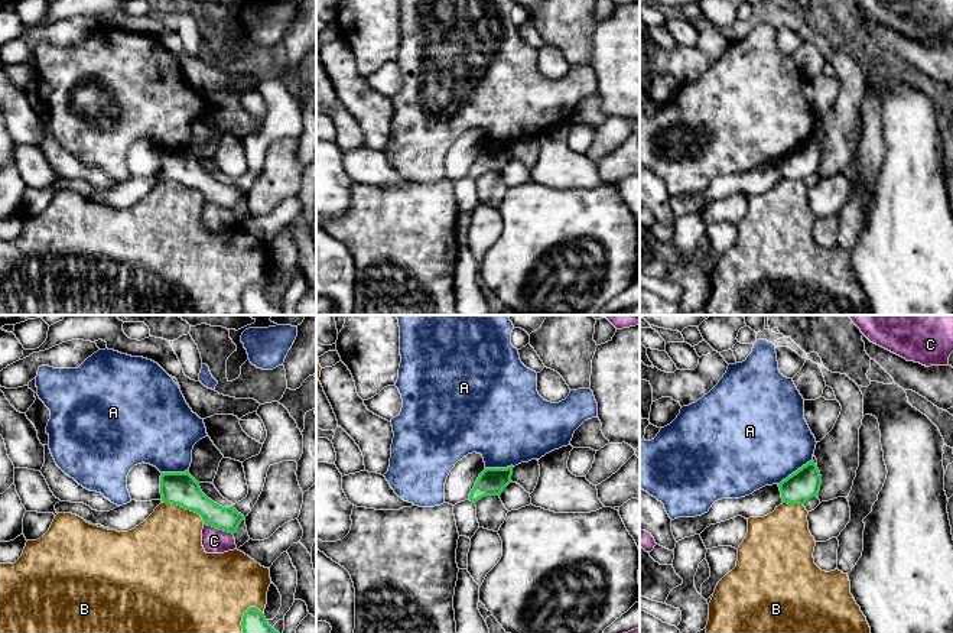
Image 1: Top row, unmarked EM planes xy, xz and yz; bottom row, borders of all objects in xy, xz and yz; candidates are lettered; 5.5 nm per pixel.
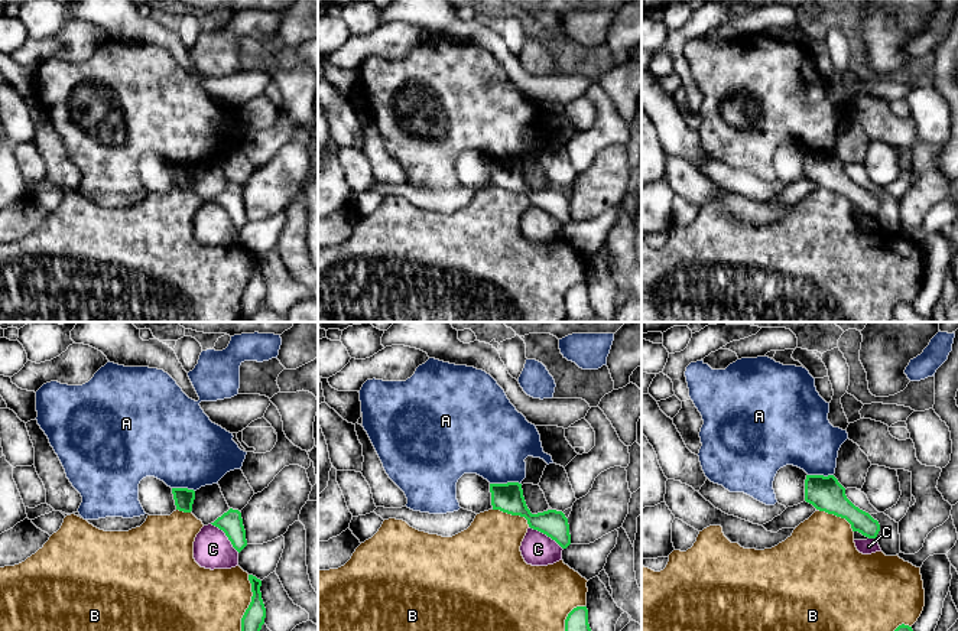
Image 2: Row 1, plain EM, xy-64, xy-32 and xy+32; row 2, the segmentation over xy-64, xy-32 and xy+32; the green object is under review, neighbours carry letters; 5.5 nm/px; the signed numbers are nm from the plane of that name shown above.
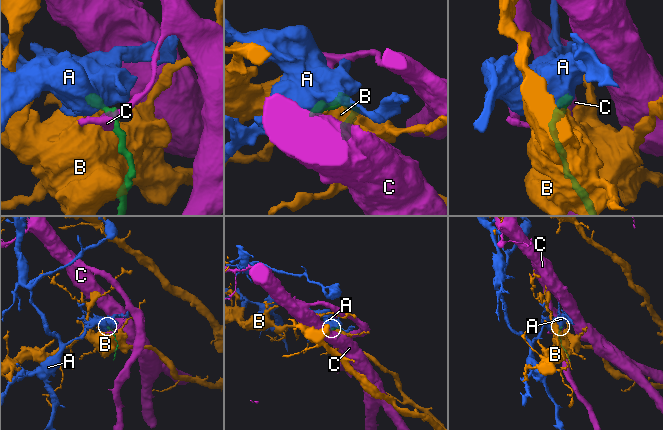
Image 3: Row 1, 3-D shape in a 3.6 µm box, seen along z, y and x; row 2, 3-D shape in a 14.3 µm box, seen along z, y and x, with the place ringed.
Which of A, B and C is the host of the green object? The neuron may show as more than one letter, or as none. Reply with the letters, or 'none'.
none

